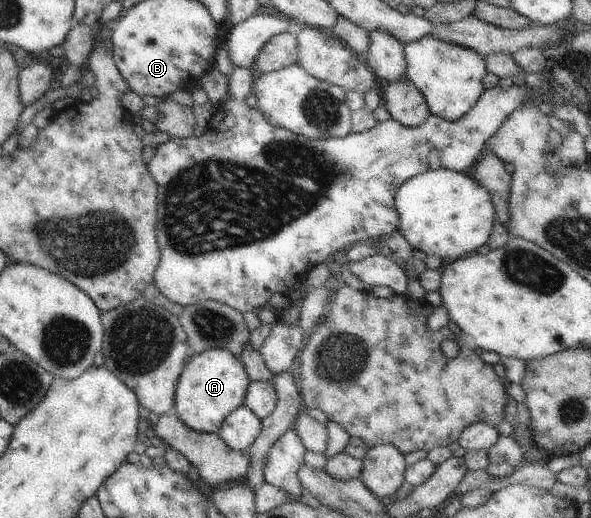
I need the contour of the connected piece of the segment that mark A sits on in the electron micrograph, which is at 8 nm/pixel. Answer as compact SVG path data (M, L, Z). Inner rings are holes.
M216 348L197 353L181 373L175 391L173 413L189 428L202 433L217 433L233 410L244 404L250 378L239 357L227 349Z

